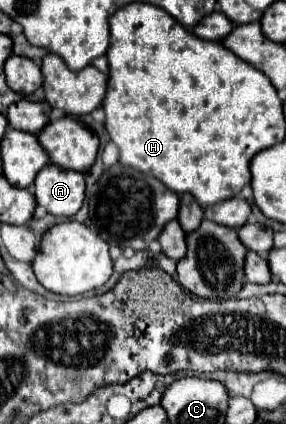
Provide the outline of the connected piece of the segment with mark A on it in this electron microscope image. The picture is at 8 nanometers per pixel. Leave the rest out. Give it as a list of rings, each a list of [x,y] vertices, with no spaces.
[[[48,163],[48,167],[36,175],[34,195],[36,203],[50,215],[72,217],[84,201],[84,175]]]

